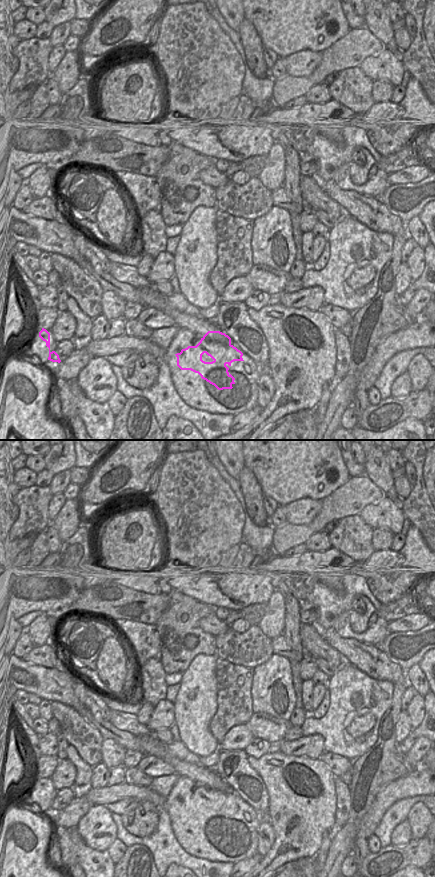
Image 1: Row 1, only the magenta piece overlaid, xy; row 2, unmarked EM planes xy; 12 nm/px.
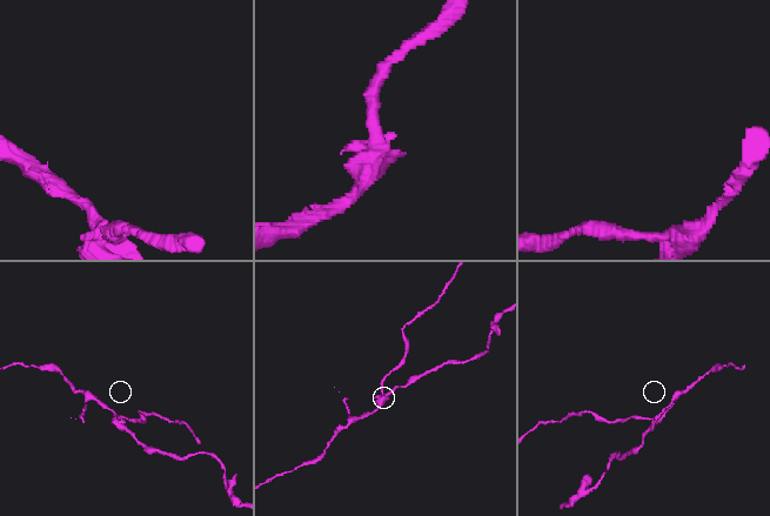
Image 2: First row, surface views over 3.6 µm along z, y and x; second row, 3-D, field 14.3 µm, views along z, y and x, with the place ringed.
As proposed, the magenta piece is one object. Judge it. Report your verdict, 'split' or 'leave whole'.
split

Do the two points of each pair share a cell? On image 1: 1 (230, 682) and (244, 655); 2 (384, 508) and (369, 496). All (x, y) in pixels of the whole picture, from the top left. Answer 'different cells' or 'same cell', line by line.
1: same cell
2: different cells

